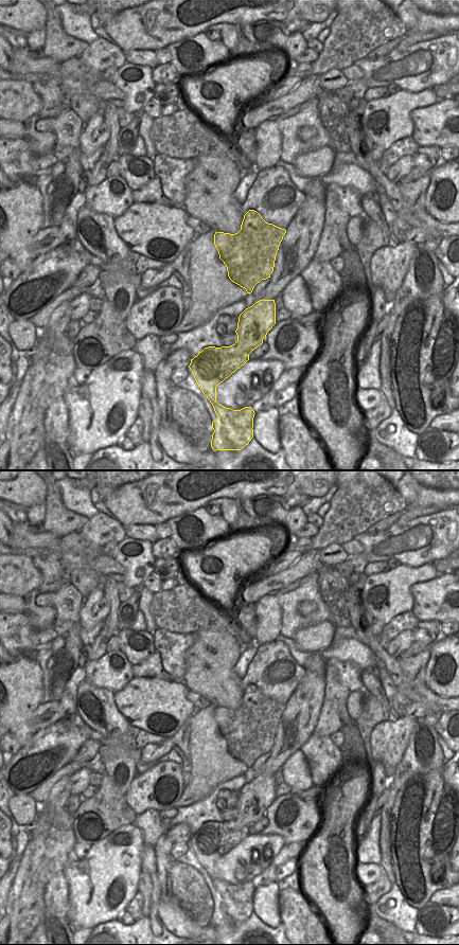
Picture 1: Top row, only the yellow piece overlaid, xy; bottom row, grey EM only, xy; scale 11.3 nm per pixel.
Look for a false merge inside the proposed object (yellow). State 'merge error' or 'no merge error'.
merge error

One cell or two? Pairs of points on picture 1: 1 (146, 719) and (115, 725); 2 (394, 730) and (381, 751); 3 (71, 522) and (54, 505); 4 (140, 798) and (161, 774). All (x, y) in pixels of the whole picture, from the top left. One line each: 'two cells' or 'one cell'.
1: two cells
2: one cell
3: one cell
4: one cell

